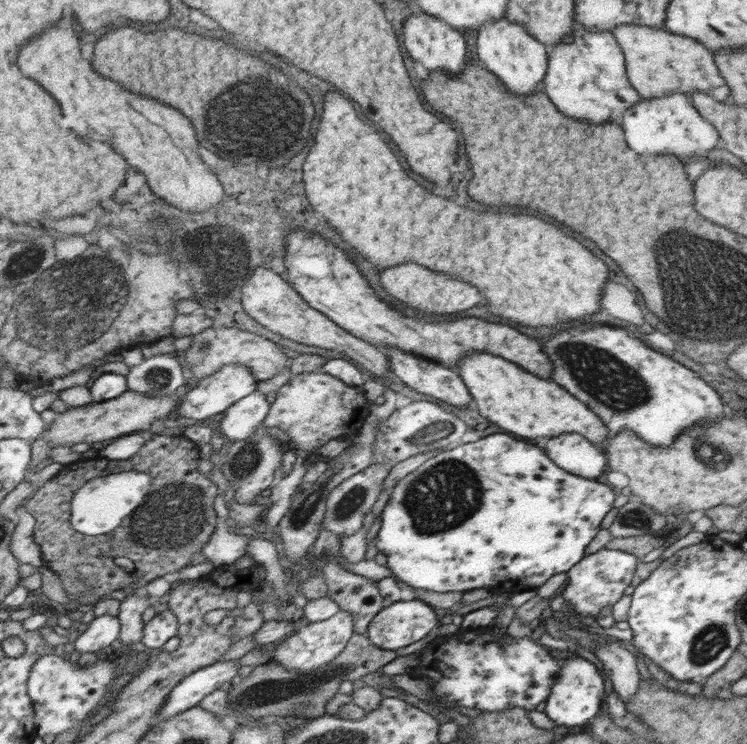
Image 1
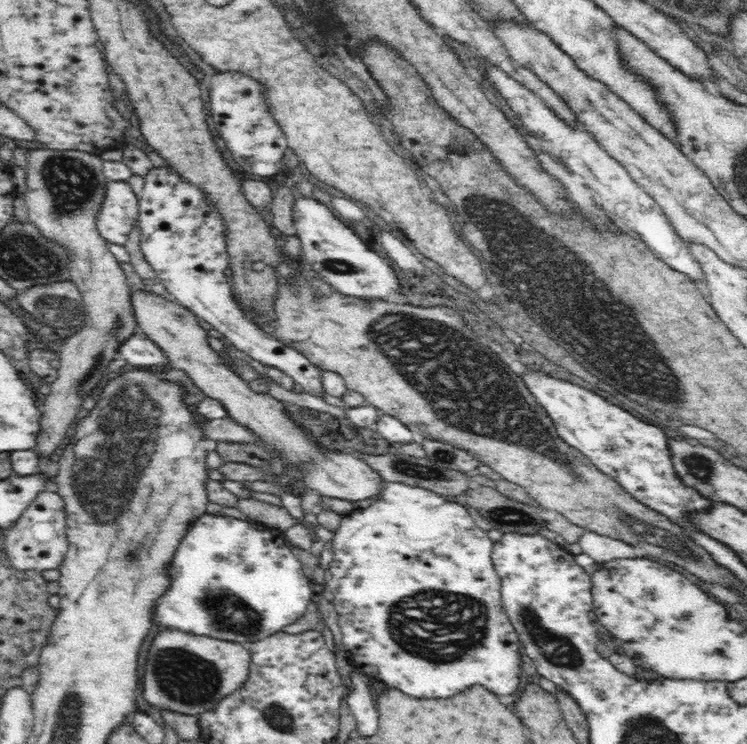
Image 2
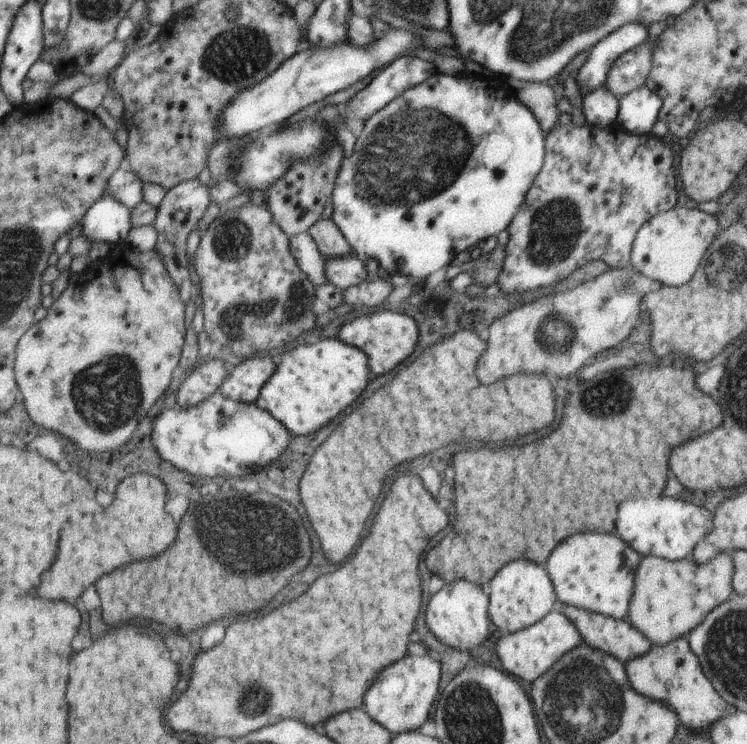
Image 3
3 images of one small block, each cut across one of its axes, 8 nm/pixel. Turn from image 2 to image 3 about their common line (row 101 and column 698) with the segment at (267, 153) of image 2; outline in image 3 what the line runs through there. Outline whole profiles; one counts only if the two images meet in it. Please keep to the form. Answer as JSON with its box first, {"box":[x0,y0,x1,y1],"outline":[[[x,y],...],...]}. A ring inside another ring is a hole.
{"box":[629,206,719,288],"outline":[[[675,206],[667,212],[659,212],[649,218],[635,234],[629,266],[637,268],[649,280],[657,280],[661,286],[679,288],[689,284],[695,276],[705,250],[711,246],[713,238],[719,234],[719,226],[715,216],[705,214],[697,208],[681,208]]]}

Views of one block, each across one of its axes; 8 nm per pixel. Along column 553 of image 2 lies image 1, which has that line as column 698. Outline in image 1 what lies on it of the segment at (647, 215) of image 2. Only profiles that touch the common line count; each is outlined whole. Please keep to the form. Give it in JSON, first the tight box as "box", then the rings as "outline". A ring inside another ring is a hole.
{"box":[621,92,717,158],"outline":[[[671,92],[651,100],[639,100],[639,106],[631,106],[631,110],[623,114],[621,126],[623,134],[627,134],[627,144],[635,152],[675,154],[677,158],[689,158],[697,154],[697,150],[711,150],[717,142],[715,126],[699,114],[693,100],[685,92]]]}

